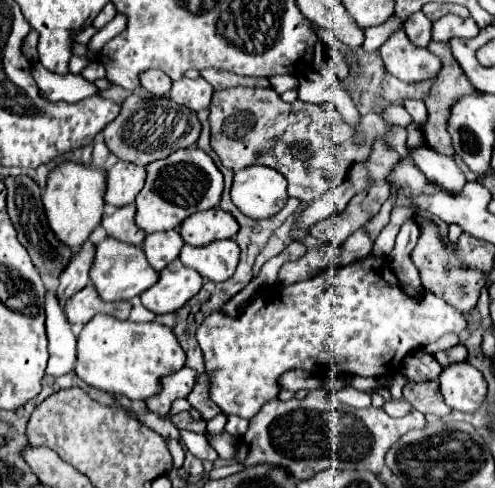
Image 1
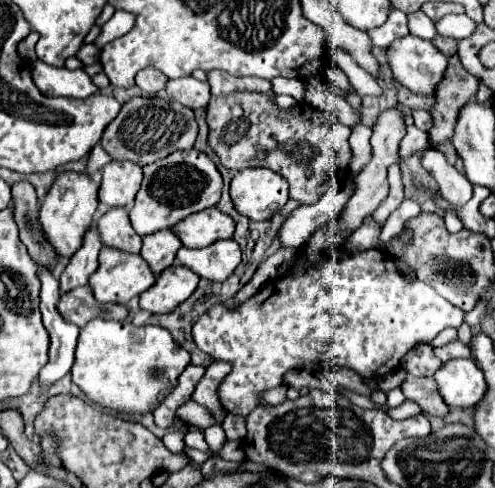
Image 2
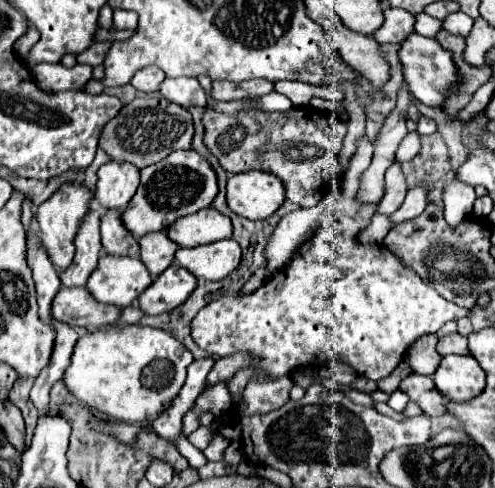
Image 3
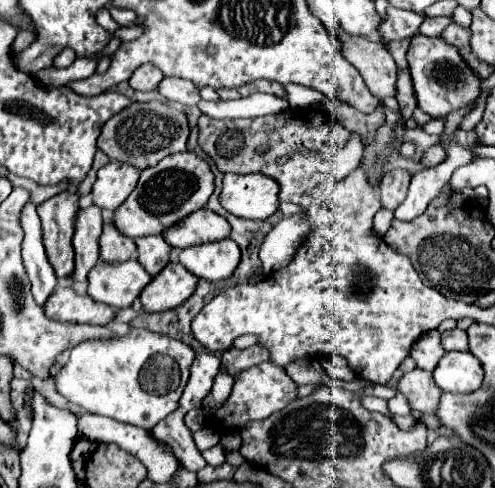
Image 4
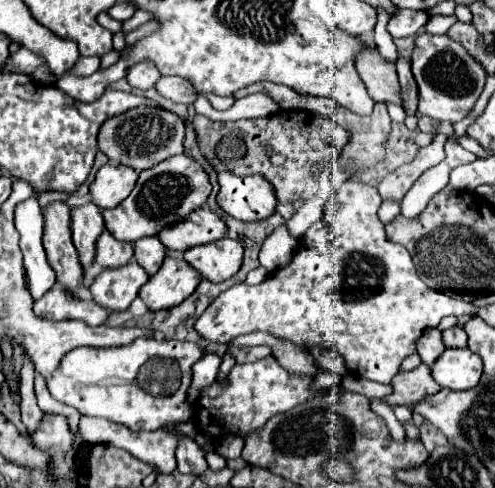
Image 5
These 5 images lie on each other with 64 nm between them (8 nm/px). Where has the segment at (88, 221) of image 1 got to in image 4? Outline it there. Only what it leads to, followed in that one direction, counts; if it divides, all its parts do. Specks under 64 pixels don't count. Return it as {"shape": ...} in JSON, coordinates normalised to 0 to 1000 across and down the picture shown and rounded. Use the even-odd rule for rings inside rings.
{"shape":[[[129,393],[77,422],[89,471],[89,508],[117,570],[141,570],[149,549],[149,447],[158,434],[158,398]]]}

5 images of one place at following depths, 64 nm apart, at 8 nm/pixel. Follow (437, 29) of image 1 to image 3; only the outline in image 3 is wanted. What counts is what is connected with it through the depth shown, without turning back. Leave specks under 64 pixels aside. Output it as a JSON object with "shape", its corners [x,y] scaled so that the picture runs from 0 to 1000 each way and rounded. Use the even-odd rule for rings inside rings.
{"shape":[[[933,20],[905,29],[905,33],[901,33],[901,41],[897,41],[897,57],[901,57],[905,66],[933,70],[933,74],[945,74],[945,70],[949,70],[954,49],[958,49],[958,41],[954,41],[954,37],[945,37]]]}

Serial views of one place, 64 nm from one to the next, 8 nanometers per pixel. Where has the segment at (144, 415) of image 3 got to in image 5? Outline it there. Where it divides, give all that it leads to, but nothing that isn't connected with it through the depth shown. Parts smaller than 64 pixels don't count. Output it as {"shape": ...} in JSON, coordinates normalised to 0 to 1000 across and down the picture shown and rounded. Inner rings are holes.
{"shape":[[[279,693],[259,709],[214,717],[154,713],[125,734],[117,754],[97,775],[93,791],[117,824],[149,832],[166,852],[218,857],[230,869],[263,877],[267,885],[319,881],[343,869],[384,861],[388,832],[380,828],[380,795],[388,783],[388,746],[396,746],[412,725],[416,717],[392,701],[311,697],[311,693]]]}

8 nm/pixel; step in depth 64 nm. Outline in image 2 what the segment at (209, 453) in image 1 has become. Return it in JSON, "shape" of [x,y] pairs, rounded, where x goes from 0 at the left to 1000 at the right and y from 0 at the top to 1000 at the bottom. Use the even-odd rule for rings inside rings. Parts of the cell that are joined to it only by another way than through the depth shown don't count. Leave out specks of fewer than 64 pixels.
{"shape":[[[384,881],[384,885],[376,889],[372,906],[376,906],[384,918],[396,918],[396,922],[412,922],[412,926],[420,926],[420,910],[408,881]]]}

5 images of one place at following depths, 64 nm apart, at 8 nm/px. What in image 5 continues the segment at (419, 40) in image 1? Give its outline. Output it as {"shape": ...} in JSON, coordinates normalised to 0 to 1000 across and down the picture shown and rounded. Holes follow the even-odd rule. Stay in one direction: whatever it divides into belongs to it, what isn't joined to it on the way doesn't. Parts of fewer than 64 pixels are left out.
{"shape":[[[871,33],[859,59],[873,72],[899,72],[917,45],[921,45],[921,33]]]}

